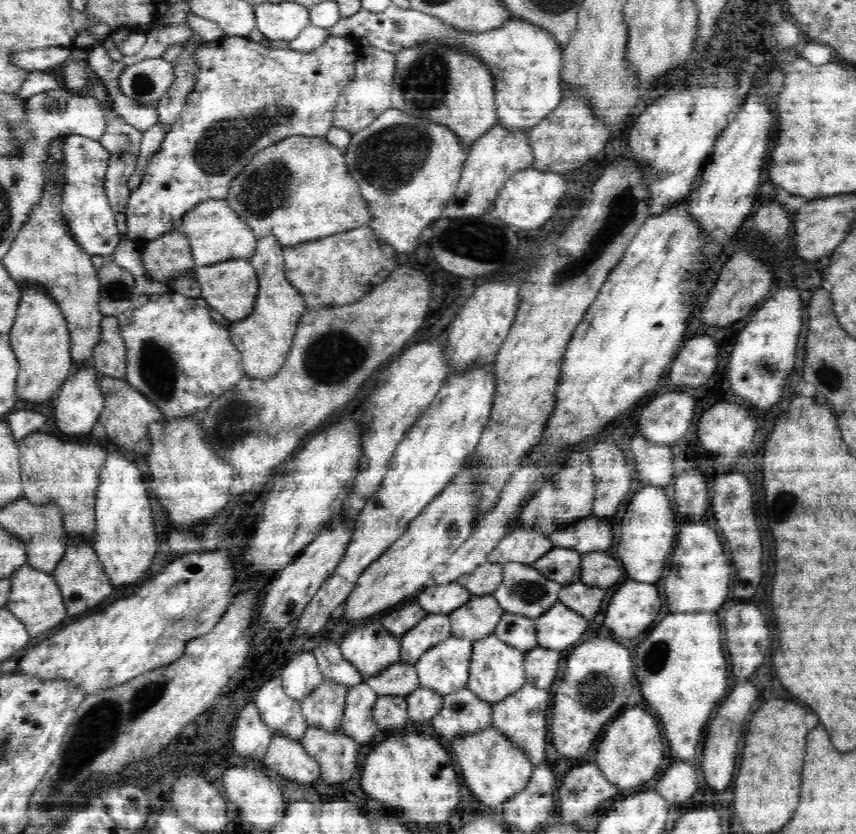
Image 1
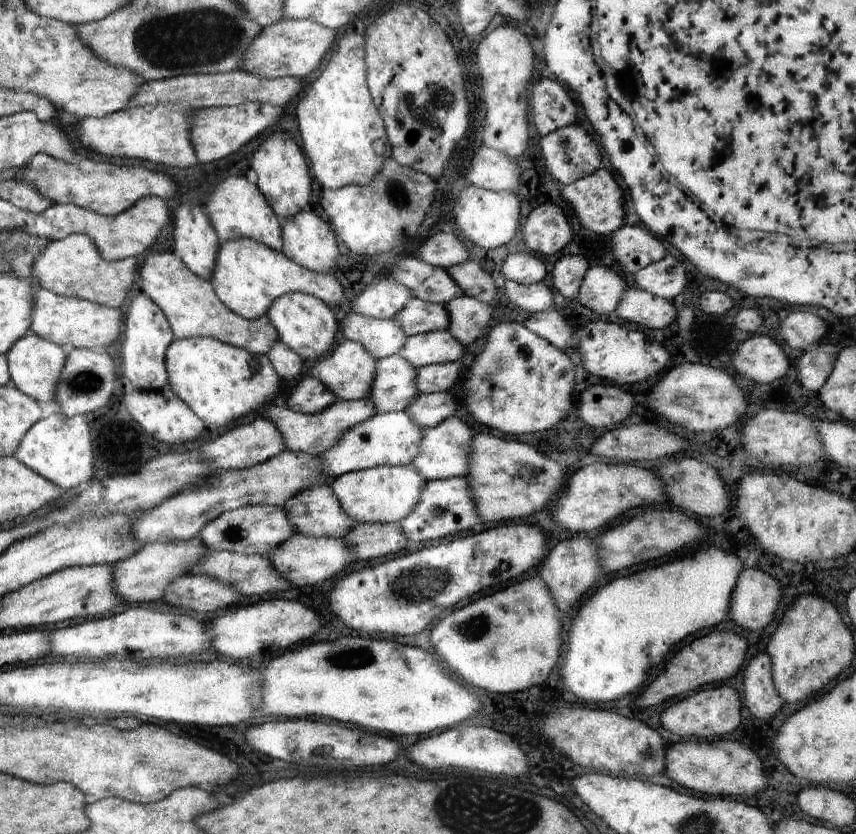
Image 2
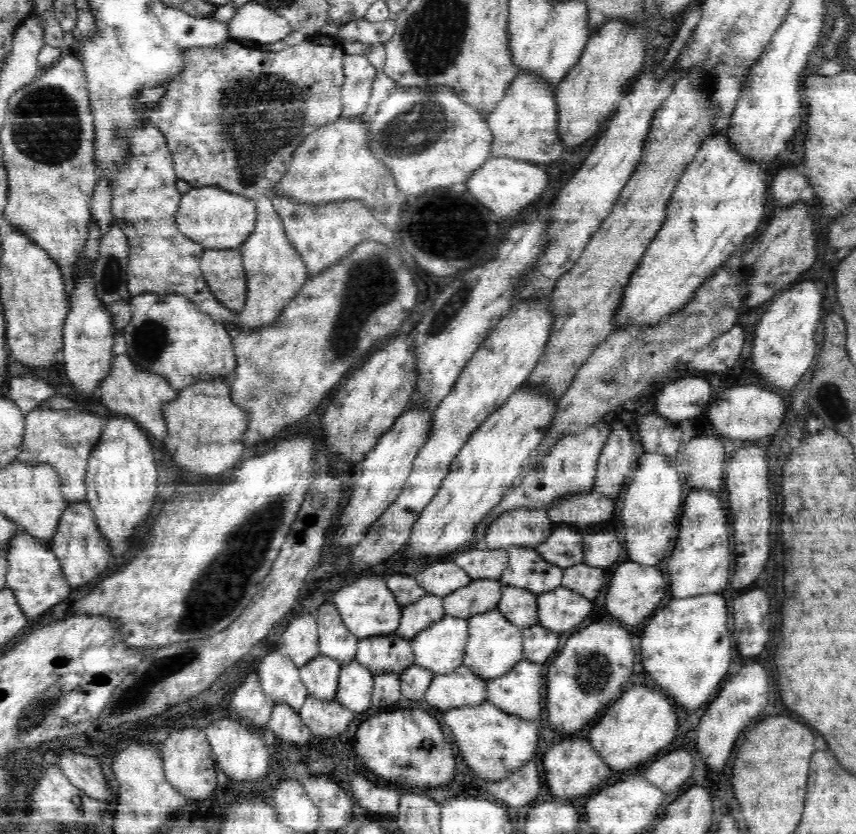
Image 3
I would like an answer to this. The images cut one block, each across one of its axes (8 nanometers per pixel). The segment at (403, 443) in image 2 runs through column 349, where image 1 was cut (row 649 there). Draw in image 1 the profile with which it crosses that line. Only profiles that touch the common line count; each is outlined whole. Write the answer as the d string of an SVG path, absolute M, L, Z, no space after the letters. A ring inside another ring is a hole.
M454 636L430 648L415 664L422 688L429 688L442 696L466 688L472 652L472 641Z

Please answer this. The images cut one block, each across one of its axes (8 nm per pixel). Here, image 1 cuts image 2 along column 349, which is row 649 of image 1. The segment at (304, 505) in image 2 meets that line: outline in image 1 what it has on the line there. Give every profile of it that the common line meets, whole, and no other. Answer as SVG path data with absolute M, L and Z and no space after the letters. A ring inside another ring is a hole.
M505 613L493 634L524 654L538 647L535 620L518 614Z

